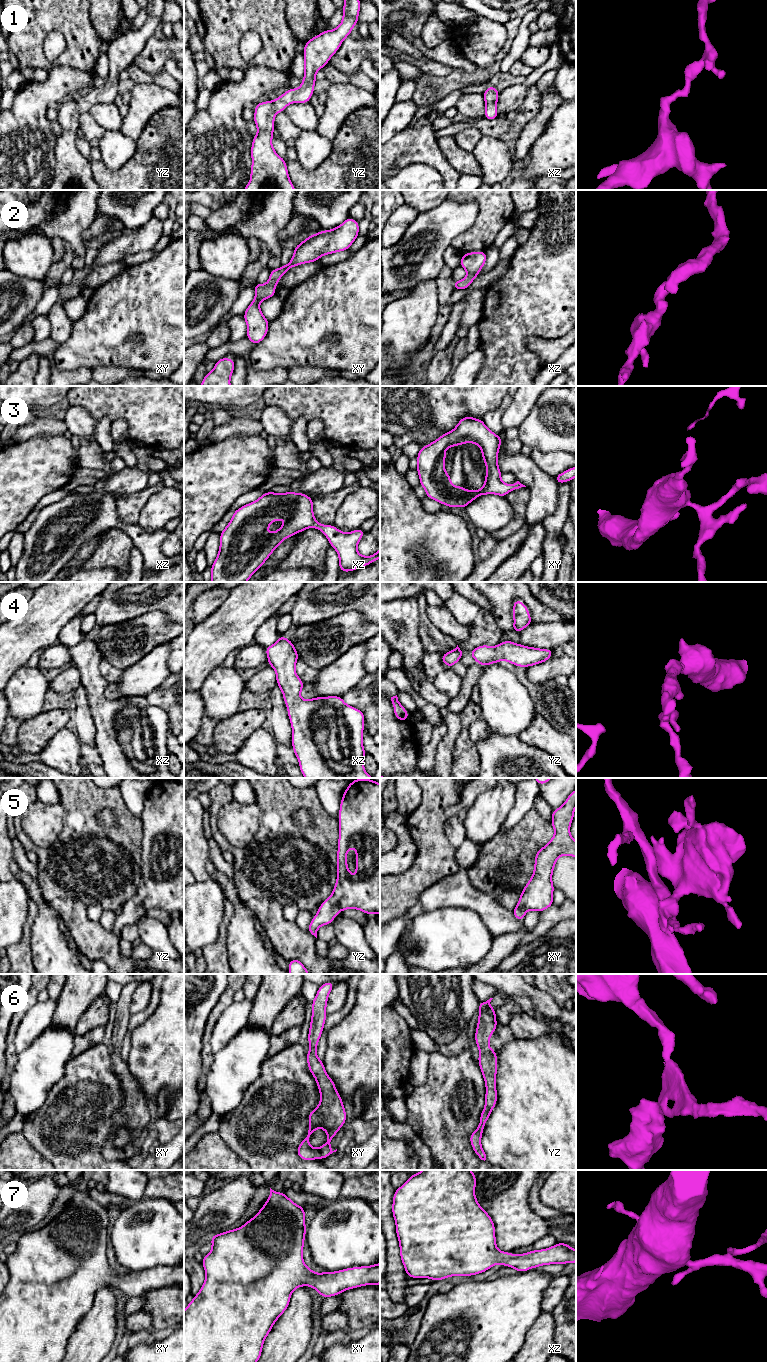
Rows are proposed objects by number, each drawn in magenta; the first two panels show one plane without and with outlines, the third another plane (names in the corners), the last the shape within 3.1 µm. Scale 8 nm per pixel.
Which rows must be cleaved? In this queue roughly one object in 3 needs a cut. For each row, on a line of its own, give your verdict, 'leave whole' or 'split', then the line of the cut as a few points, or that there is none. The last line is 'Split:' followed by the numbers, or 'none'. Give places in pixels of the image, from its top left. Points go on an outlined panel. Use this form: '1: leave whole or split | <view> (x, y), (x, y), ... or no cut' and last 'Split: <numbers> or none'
1: leave whole | no cut
2: leave whole | no cut
3: leave whole | no cut
4: leave whole | no cut
5: leave whole | no cut
6: leave whole | no cut
7: leave whole | no cut
Split: none

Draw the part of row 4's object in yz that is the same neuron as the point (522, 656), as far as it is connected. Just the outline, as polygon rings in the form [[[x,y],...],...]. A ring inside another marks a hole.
[[[507,640],[494,647],[480,645],[469,653],[482,666],[499,663],[502,659],[518,667],[530,667],[548,661],[553,650],[527,647]]]

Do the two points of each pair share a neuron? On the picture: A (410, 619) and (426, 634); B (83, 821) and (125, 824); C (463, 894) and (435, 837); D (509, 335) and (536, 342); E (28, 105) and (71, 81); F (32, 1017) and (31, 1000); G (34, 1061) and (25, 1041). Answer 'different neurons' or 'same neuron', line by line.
A: different neurons
B: same neuron
C: different neurons
D: different neurons
E: same neuron
F: different neurons
G: different neurons

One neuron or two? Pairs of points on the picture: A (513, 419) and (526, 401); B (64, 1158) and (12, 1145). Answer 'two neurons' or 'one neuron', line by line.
A: one neuron
B: two neurons

